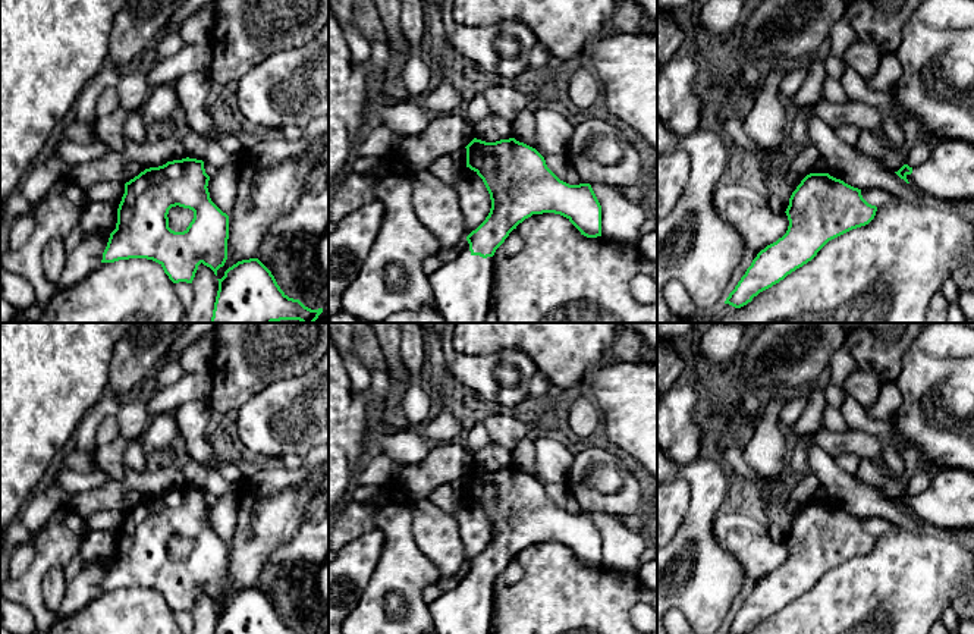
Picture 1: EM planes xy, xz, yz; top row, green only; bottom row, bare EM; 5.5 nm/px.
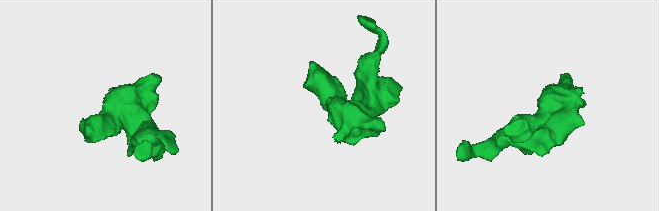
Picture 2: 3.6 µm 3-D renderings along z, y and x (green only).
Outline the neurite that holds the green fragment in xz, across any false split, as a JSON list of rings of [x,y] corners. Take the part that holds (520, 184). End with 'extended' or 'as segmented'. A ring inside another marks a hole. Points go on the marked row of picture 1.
[[[474,138],[465,148],[466,167],[483,179],[490,194],[491,208],[486,220],[466,236],[459,255],[428,274],[436,308],[446,323],[484,323],[493,299],[493,255],[509,233],[532,214],[560,214],[581,235],[601,236],[601,205],[591,185],[569,185],[560,181],[535,148],[515,138],[496,142]]] | extended

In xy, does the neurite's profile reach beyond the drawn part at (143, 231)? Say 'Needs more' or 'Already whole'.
Already whole

